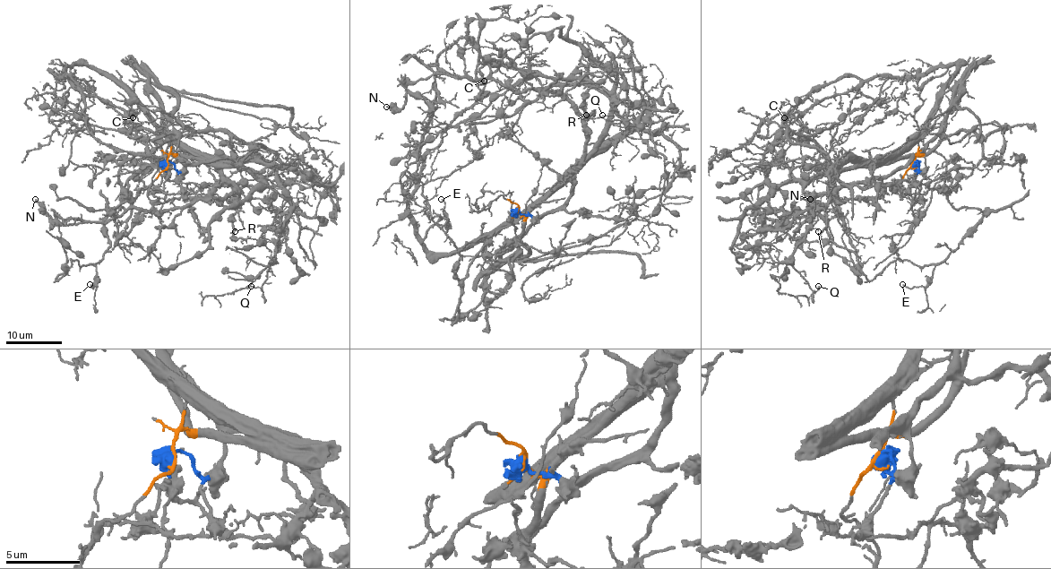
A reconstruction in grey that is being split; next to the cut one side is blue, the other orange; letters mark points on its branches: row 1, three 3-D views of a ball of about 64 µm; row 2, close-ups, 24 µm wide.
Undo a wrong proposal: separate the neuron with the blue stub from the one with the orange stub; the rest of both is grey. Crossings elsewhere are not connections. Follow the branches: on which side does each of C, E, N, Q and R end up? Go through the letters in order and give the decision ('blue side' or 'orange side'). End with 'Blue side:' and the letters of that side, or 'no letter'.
C: orange side
E: blue side
N: blue side
Q: orange side
R: blue side
Blue side: E, N, R

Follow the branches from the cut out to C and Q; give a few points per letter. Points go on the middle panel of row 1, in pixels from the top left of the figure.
C: (519, 209), (527, 215), (591, 150), (611, 98), (594, 83), (534, 75), (507, 68), (500, 60), (483, 81)
Q: (519, 209), (527, 215), (591, 150), (623, 100), (641, 105), (631, 107), (625, 90), (613, 113), (601, 115)

